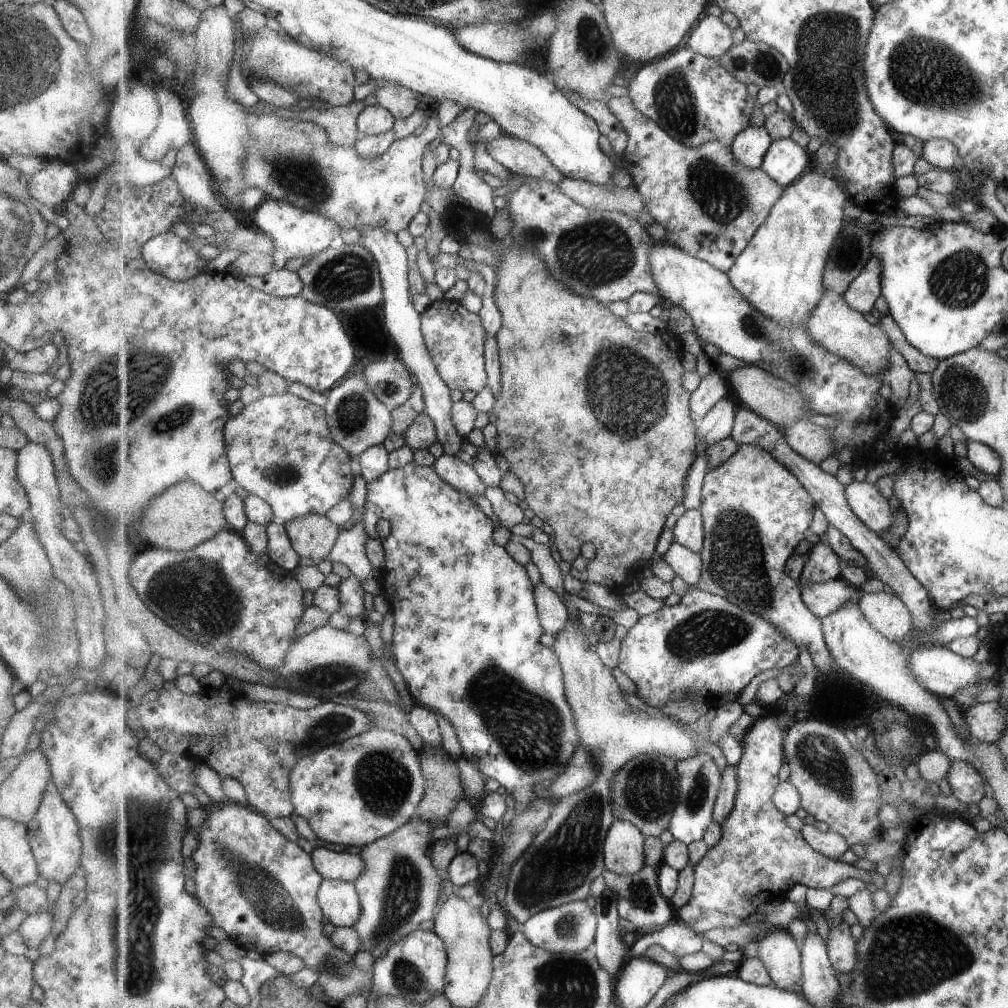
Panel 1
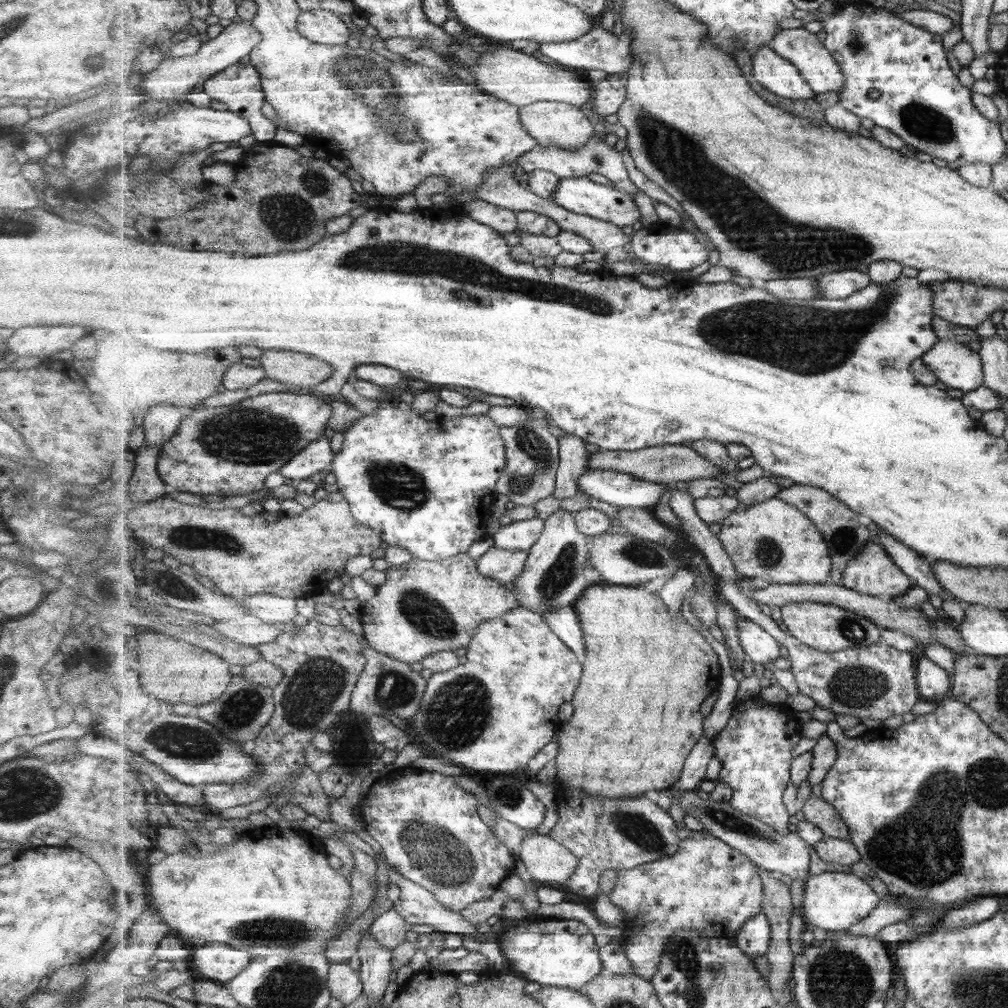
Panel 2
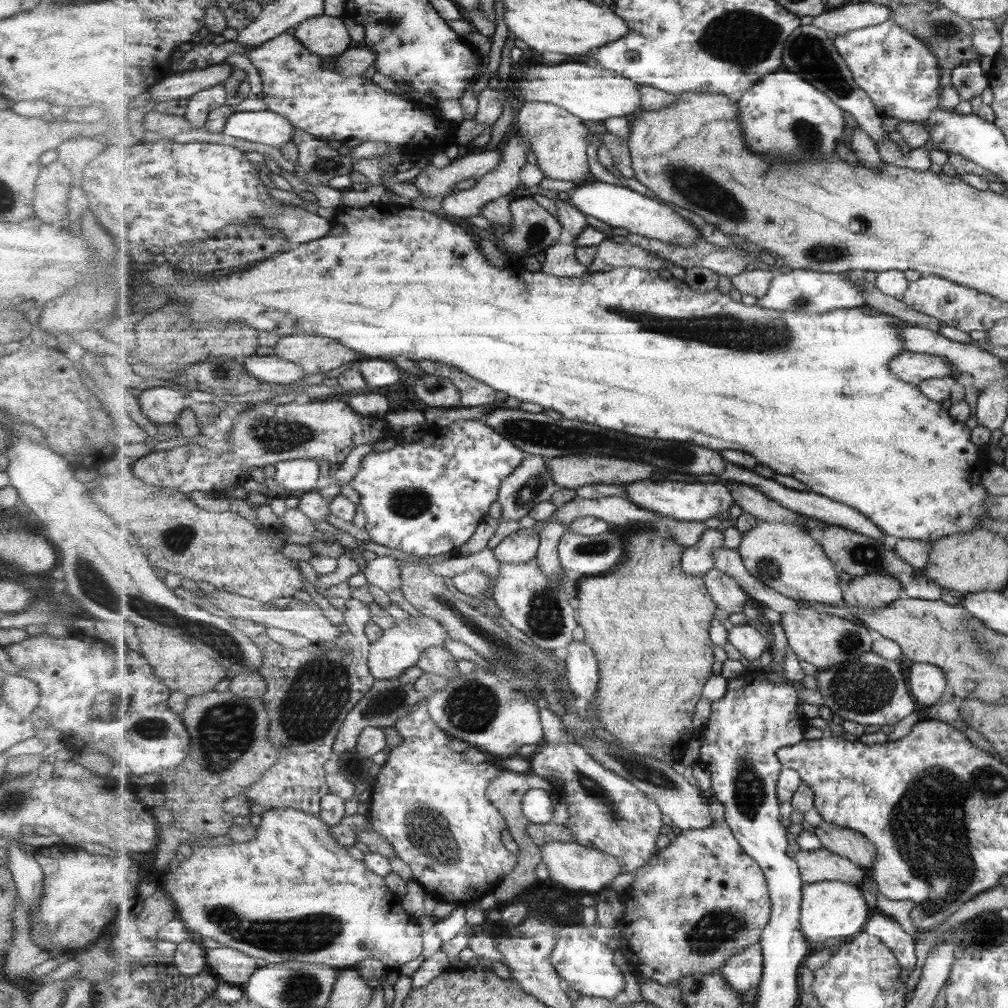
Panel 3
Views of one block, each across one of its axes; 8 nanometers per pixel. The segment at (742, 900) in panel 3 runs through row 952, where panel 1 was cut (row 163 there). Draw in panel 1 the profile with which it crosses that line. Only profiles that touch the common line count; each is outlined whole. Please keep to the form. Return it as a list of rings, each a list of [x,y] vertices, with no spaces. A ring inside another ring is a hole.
[[[629,96],[610,97],[606,104],[629,135],[628,147],[621,161],[624,170],[630,174],[634,188],[643,195],[654,222],[670,231],[667,231],[665,239],[668,243],[681,245],[687,252],[714,267],[728,271],[750,245],[755,233],[767,222],[786,187],[775,182],[763,169],[753,170],[741,164],[734,157],[732,148],[722,142],[709,141],[700,147],[688,147],[679,142],[658,122],[639,112]]]

